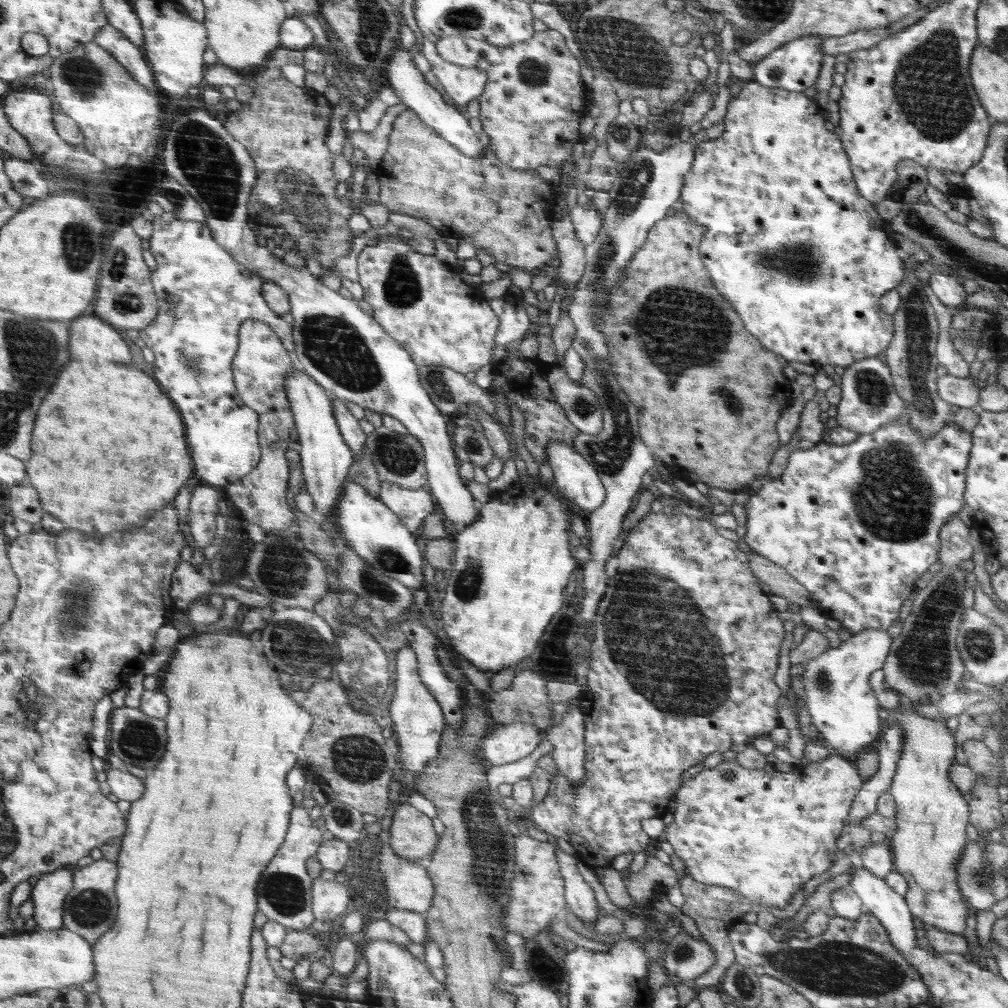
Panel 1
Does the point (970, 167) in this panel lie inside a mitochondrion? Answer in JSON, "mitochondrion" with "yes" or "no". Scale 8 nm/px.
{"mitochondrion":"no"}

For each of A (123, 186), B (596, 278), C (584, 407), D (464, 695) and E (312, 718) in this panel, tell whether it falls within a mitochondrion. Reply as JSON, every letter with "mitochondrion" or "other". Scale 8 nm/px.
{"A":"other","B":"mitochondrion","C":"mitochondrion","D":"other","E":"other"}

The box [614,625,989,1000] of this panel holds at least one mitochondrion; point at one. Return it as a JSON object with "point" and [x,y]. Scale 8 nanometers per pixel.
{"point":[839,968]}

